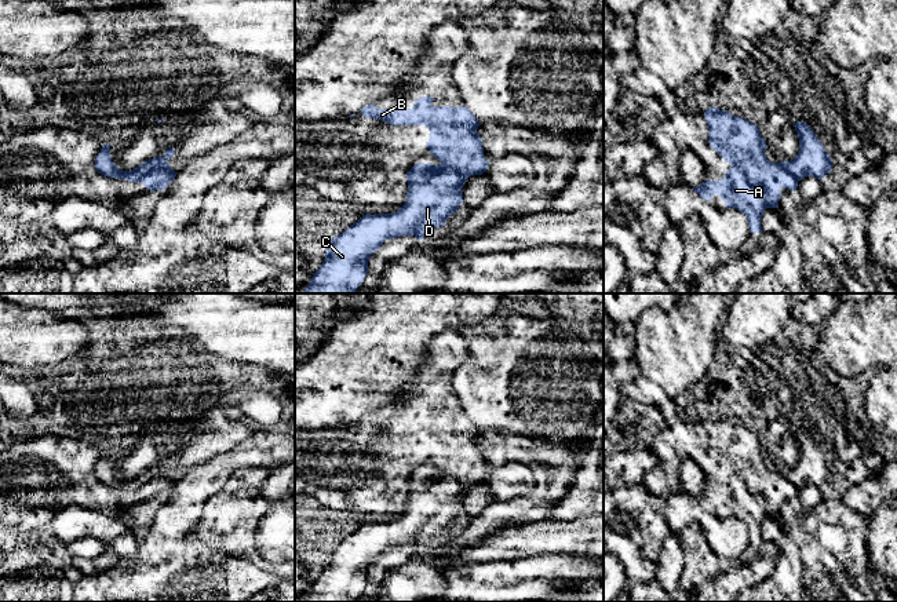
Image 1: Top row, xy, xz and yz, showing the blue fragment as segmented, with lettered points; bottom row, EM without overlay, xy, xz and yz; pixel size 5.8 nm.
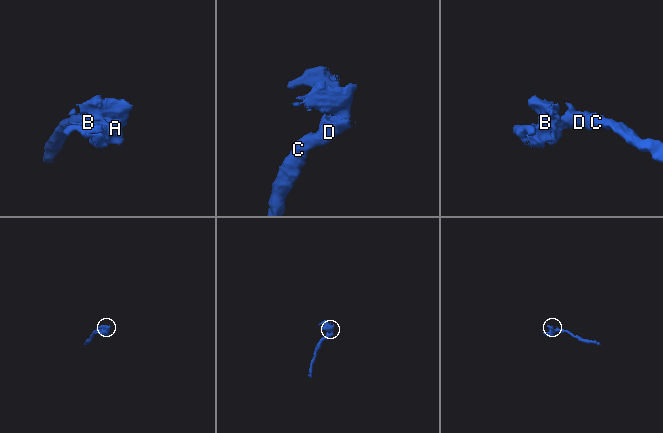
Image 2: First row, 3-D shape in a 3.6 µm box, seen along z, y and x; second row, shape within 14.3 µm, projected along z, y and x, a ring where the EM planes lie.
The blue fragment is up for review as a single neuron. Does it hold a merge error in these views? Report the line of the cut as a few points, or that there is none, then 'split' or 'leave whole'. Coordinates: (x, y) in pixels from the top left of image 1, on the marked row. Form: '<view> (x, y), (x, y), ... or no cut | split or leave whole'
xy (166, 161), (137, 181) | split

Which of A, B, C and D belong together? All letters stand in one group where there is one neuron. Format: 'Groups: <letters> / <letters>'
Groups: A B / C D

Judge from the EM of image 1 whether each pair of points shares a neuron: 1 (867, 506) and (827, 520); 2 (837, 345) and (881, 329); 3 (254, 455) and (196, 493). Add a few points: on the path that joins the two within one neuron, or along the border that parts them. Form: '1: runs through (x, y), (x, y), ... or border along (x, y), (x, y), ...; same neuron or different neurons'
1: border along (841, 500), (865, 518); different neurons
2: runs through (848, 343), (857, 336), (870, 334); same neuron
3: runs through (239, 456), (223, 464), (208, 478); same neuron

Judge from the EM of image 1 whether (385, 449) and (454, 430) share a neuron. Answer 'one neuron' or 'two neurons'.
one neuron

